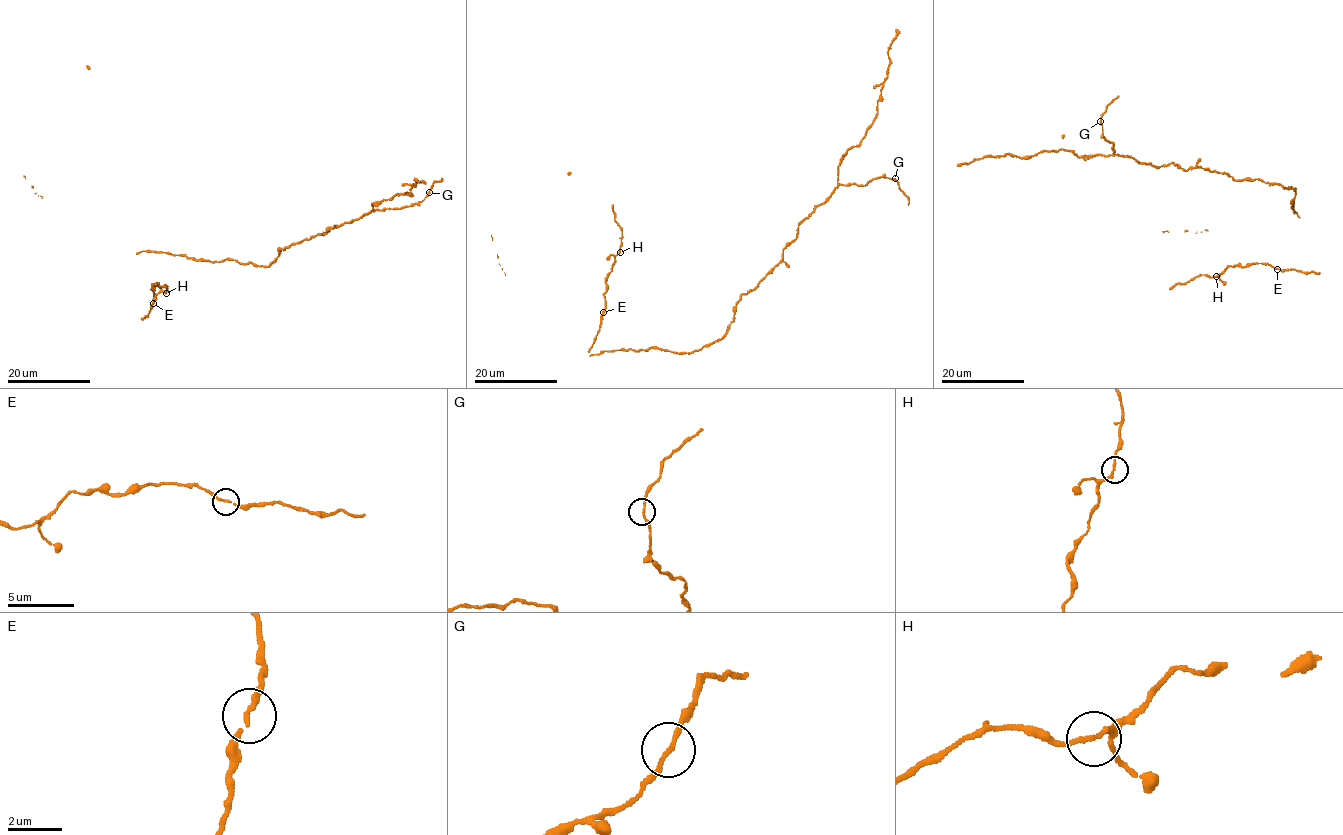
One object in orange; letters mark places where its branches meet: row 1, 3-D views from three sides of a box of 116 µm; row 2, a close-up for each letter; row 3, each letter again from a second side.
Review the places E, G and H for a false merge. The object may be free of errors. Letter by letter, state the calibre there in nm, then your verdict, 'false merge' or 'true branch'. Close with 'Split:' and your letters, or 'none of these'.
E: calibre 150 nm; true branch
G: calibre 150 nm; true branch
H: calibre 160 nm; true branch
Split: none of these

